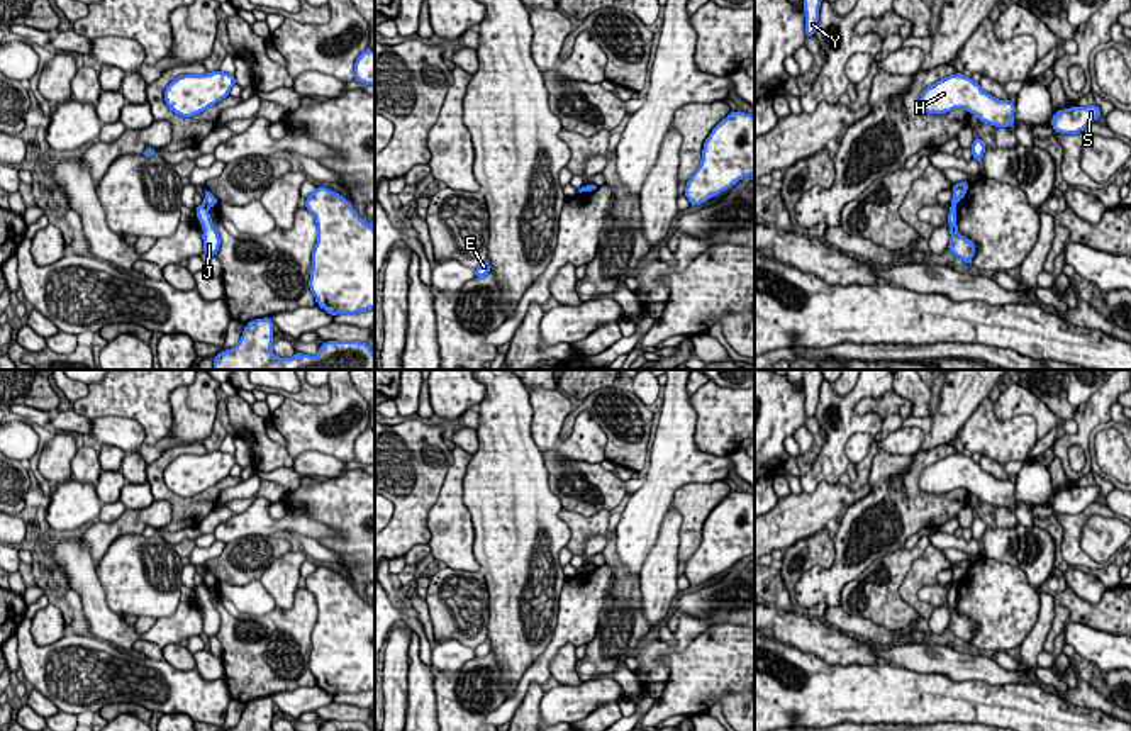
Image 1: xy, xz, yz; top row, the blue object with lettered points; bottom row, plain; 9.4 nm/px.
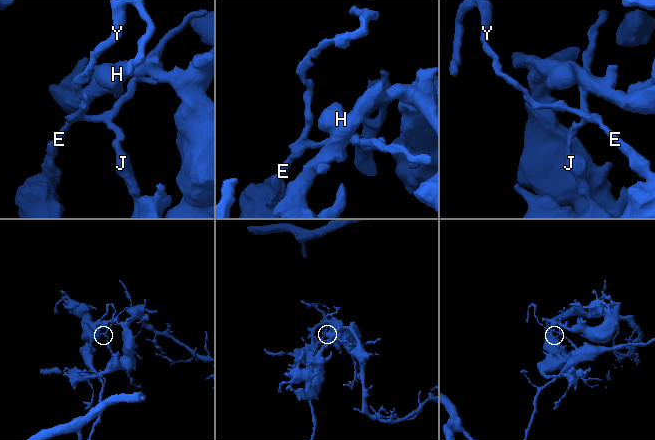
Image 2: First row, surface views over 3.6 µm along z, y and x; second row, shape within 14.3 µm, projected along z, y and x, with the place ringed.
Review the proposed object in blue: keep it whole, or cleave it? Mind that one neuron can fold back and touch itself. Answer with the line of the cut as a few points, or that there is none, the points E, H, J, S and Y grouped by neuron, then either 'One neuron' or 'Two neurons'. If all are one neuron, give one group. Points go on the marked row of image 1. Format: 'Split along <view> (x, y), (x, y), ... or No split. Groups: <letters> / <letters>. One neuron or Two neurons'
Split along yz (952, 202), (955, 204). Groups: E Y / H J S. Two neurons

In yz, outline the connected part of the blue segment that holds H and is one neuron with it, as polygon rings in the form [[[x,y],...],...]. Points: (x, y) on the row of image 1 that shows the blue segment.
[[[963,73],[950,75],[922,90],[919,109],[926,114],[948,114],[965,109],[978,120],[994,127],[1011,127],[1016,122],[1016,105],[1011,100],[999,100],[983,92],[982,86]]]

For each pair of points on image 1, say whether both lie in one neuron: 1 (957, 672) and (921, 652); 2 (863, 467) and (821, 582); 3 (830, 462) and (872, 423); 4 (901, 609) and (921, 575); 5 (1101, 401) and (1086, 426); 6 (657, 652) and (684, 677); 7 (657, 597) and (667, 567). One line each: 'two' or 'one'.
1: one
2: two
3: one
4: two
5: one
6: two
7: one

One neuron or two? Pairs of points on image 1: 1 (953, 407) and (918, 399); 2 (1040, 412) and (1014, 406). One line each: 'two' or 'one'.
1: two
2: one

